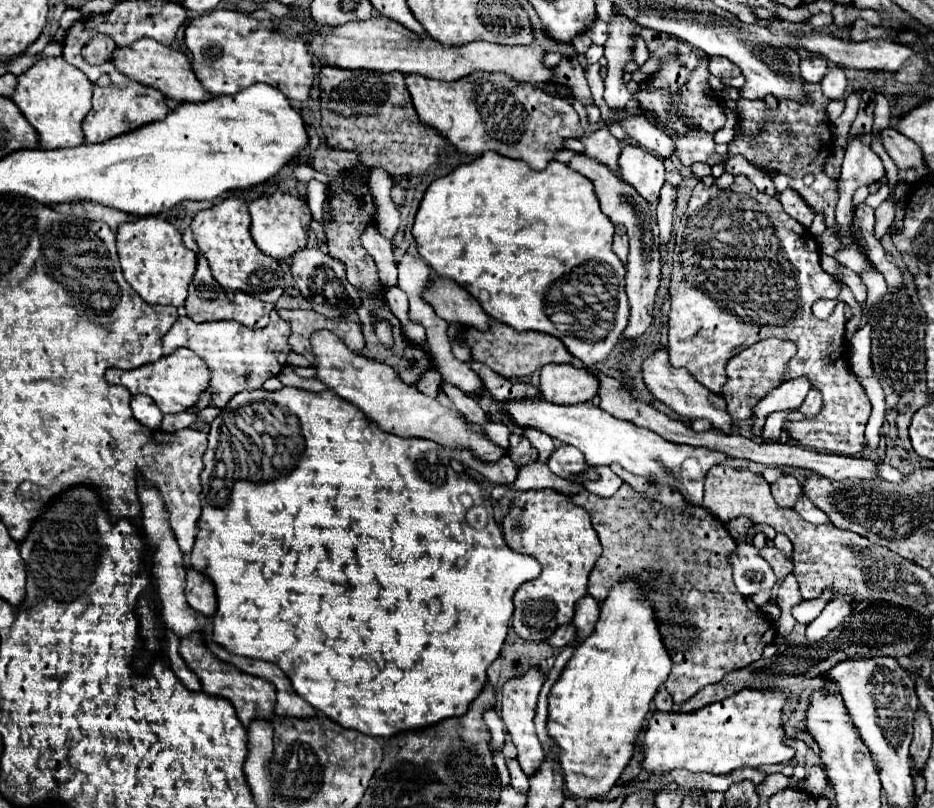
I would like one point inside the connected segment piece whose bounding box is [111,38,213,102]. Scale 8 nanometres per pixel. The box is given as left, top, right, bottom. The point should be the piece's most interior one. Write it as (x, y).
(148, 62)

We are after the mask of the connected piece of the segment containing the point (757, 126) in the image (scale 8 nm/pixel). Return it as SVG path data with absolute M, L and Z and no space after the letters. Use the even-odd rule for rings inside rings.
M809 84L807 96L811 96L815 104L791 104L791 100L779 100L779 106L775 110L765 108L764 99L755 100L755 102L739 100L741 120L735 126L737 136L729 142L729 156L741 154L749 162L753 162L755 166L767 172L791 174L793 176L791 188L797 190L815 212L825 214L827 226L835 228L837 226L837 220L835 220L837 192L833 188L833 180L823 174L823 164L833 150L829 118L825 112L825 106L829 104L829 100L827 96L823 96L819 84ZM805 174L815 176L813 186L803 186Z

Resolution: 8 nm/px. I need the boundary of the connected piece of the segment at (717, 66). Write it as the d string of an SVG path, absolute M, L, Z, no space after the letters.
M711 56L709 70L713 76L717 76L721 80L731 80L731 78L737 78L741 74L741 70L735 68L735 64L723 56Z

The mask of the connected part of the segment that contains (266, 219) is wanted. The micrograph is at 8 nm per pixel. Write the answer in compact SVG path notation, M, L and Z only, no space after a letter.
M275 192L273 196L263 196L249 202L249 214L251 214L251 236L259 246L259 250L263 250L267 256L275 260L287 260L291 258L293 252L297 252L307 244L307 228L311 222L311 212L305 200L301 202L291 194Z

